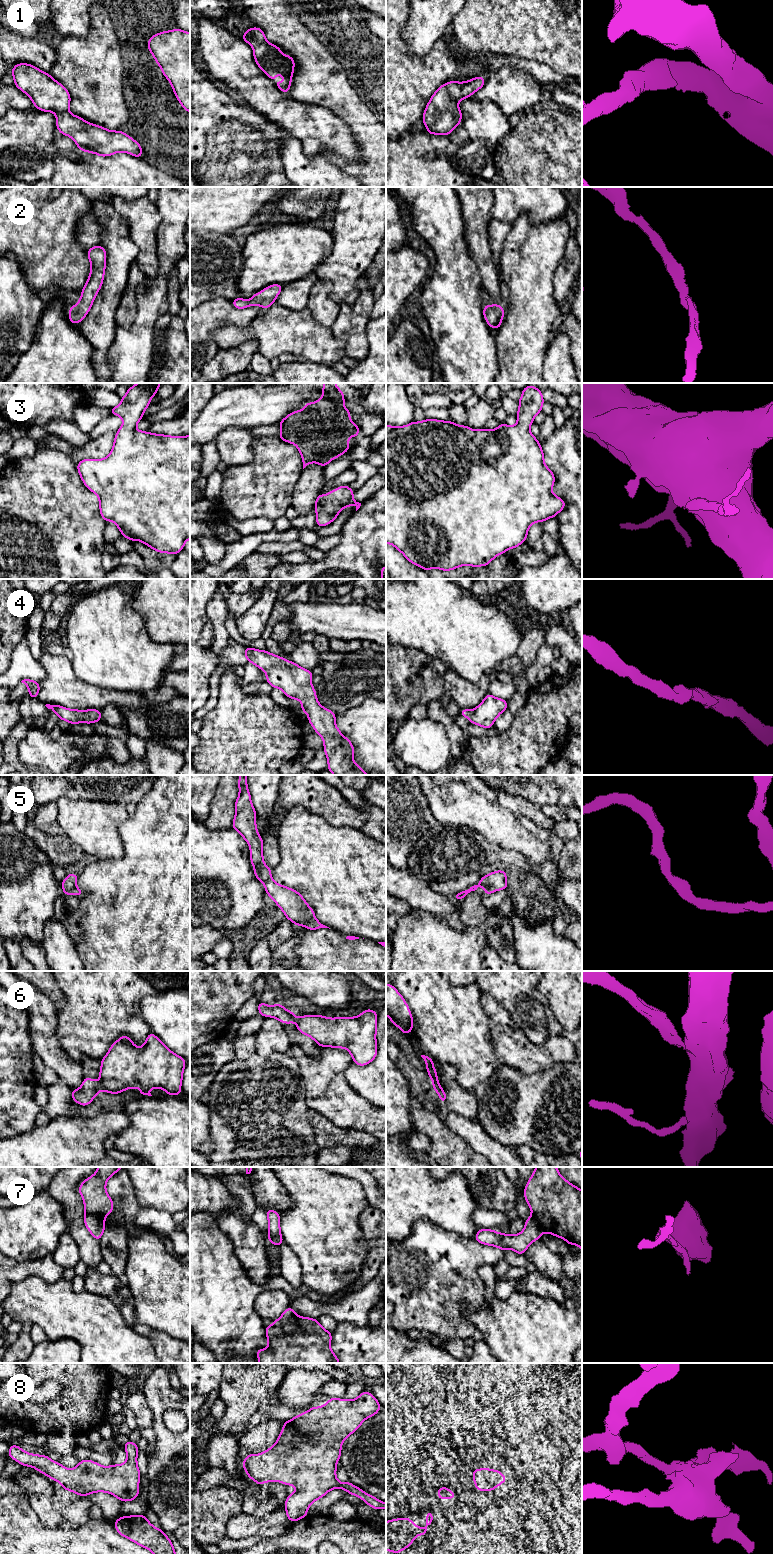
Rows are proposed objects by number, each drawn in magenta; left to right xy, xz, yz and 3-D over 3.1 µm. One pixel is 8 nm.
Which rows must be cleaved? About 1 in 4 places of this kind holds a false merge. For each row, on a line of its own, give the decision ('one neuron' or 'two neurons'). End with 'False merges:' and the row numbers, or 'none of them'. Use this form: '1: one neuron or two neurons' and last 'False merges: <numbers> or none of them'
1: one neuron
2: one neuron
3: one neuron
4: one neuron
5: one neuron
6: two neurons
7: two neurons
8: one neuron
False merges: 6, 7

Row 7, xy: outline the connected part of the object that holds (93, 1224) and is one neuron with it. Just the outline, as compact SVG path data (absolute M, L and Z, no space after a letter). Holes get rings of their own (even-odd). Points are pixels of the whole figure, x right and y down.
M86 1215L84 1217L84 1223L88 1231L92 1234L92 1236L96 1240L100 1241L106 1227L105 1224L93 1215Z

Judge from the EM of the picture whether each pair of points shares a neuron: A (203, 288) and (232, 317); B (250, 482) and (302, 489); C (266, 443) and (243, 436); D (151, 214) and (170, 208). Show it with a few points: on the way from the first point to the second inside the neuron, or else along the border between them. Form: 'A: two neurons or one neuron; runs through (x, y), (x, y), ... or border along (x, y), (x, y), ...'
A: two neurons; border along (231, 299), (216, 297), (200, 304)
B: two neurons; border along (303, 469), (290, 505)
C: two neurons; border along (255, 438), (253, 440), (252, 459), (248, 462)
D: two neurons; border along (155, 204), (160, 215), (157, 234)

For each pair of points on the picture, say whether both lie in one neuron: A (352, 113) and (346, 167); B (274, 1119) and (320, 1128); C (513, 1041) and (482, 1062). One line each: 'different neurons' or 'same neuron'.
A: same neuron
B: different neurons
C: different neurons

